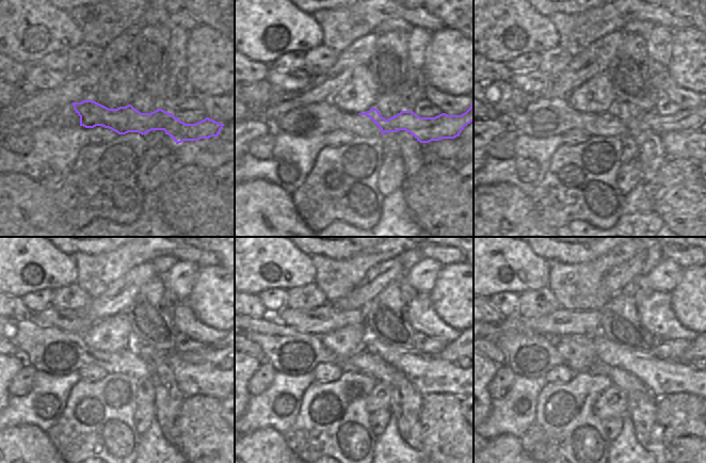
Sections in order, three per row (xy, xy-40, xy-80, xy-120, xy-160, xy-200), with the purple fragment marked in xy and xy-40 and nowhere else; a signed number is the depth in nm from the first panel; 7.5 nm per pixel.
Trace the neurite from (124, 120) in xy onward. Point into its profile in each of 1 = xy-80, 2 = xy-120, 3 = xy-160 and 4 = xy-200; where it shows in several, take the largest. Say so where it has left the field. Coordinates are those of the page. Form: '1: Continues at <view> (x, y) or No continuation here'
1: Continues at xy-80 (684, 120)
2: Continues at xy-120 (212, 353)
3: Continues at xy-160 (451, 353)
4: Continues at xy-200 (690, 354).

